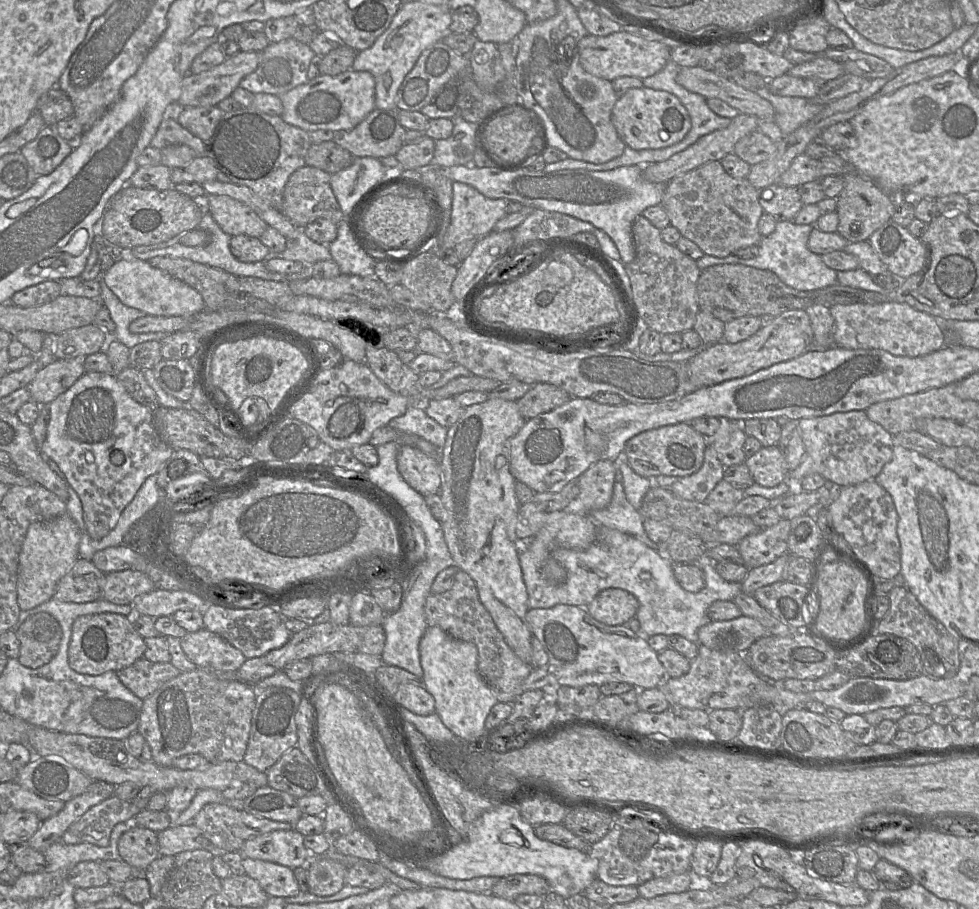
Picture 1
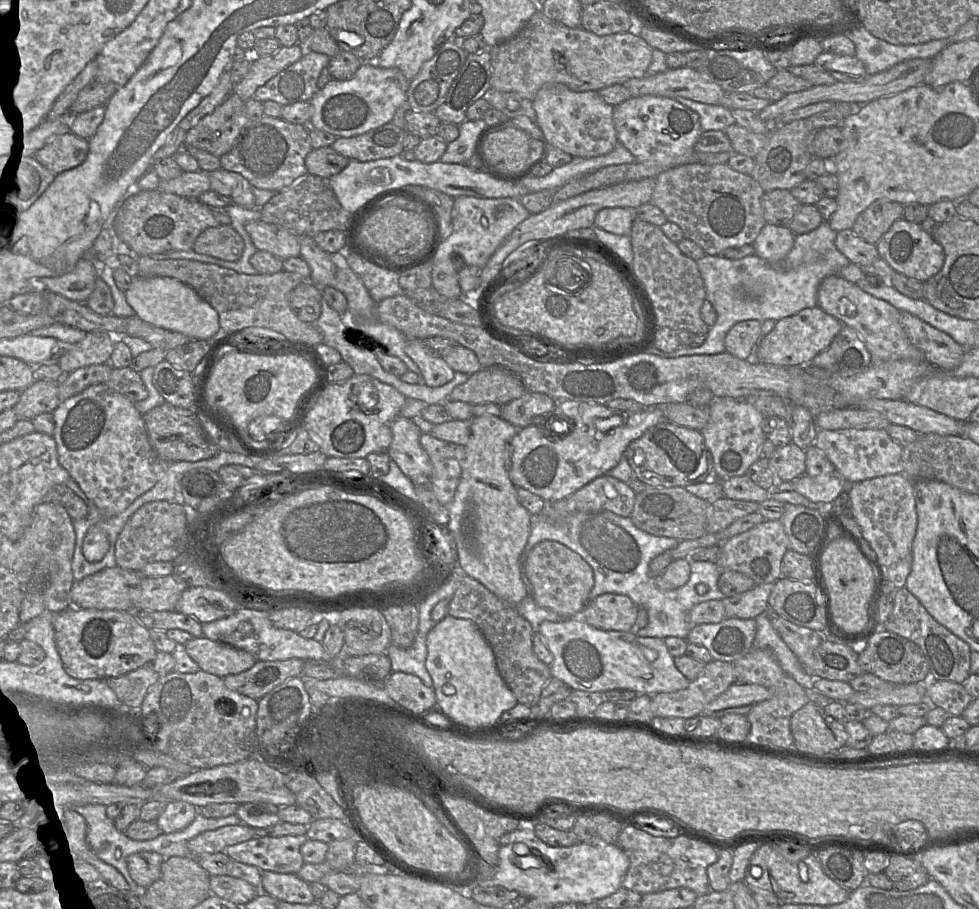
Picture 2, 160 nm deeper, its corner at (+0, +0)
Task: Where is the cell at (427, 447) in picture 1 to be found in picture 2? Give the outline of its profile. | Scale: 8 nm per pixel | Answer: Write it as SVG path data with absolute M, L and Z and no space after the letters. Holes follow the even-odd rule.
M422 433L420 444L433 464L431 481L441 505L449 504L459 485L465 458L465 446Z

